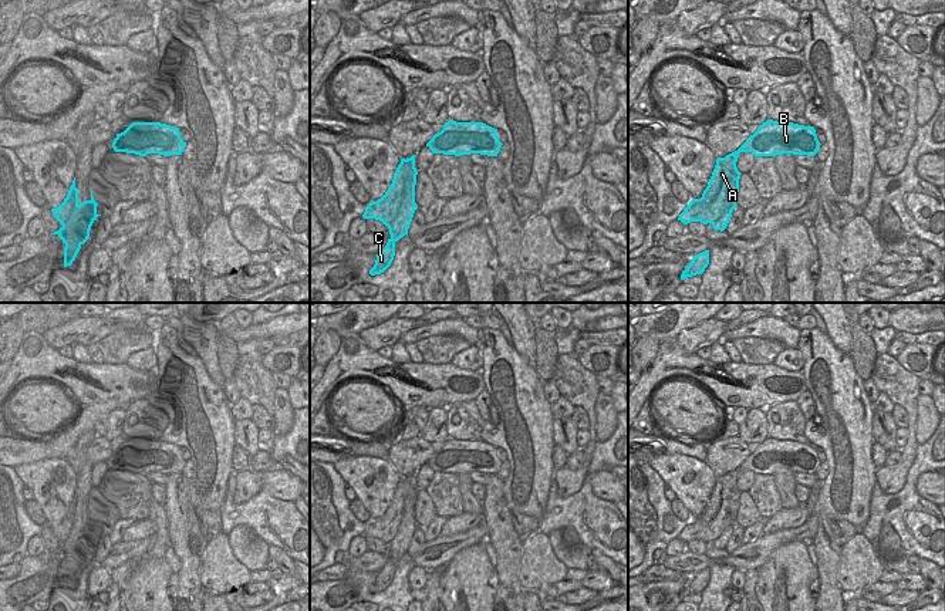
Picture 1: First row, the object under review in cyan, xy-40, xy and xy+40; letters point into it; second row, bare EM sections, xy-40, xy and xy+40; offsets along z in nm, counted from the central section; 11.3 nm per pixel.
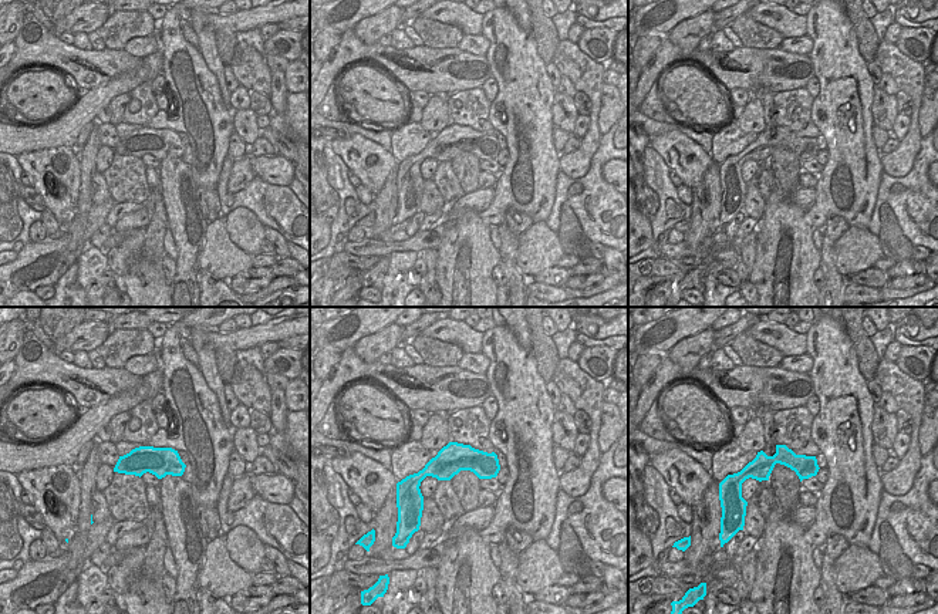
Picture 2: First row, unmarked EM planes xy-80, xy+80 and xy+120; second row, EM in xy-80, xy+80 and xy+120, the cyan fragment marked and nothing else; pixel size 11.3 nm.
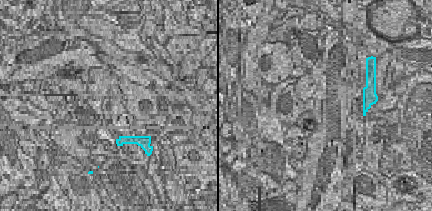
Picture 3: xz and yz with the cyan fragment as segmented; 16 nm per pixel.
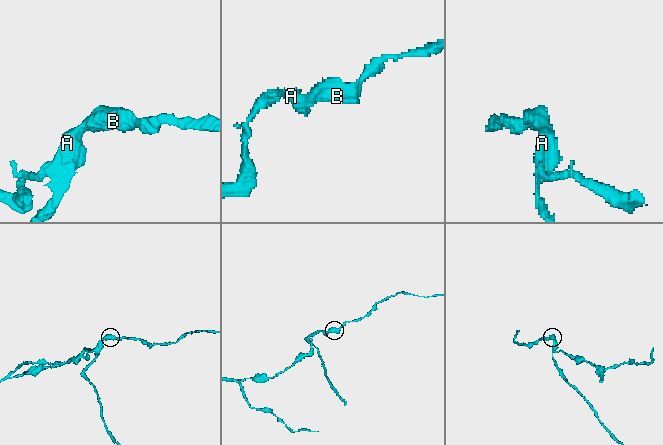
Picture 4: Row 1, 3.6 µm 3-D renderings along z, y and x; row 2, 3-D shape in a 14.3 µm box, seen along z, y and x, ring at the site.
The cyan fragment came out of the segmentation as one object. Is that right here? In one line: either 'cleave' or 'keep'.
cleave

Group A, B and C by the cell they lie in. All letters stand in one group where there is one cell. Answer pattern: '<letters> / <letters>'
A B / C

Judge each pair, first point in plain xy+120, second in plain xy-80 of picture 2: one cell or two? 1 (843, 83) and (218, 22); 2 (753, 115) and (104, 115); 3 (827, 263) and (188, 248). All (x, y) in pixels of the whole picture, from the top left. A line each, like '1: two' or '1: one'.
1: two
2: two
3: one

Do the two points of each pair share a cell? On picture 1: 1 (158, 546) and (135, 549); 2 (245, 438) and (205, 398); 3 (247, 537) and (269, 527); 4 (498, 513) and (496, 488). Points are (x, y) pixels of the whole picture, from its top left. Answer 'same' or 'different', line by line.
1: different
2: different
3: different
4: same

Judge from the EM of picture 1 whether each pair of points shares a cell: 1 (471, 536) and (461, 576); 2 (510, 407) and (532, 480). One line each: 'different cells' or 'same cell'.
1: different cells
2: same cell

